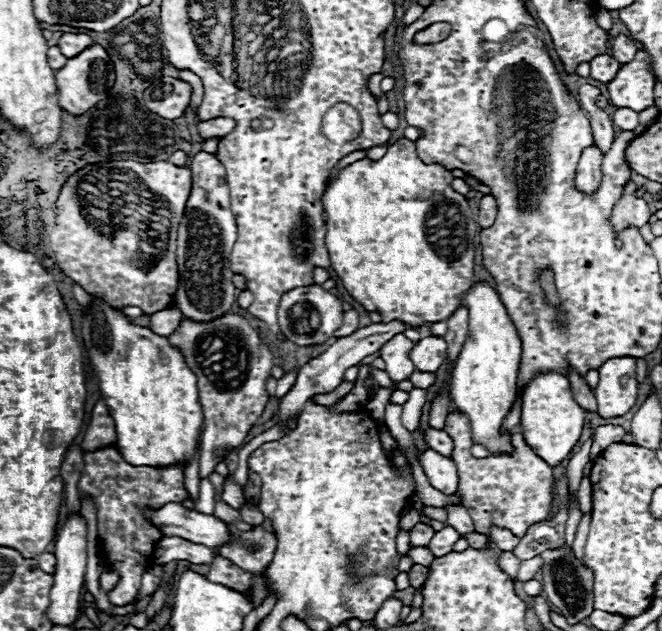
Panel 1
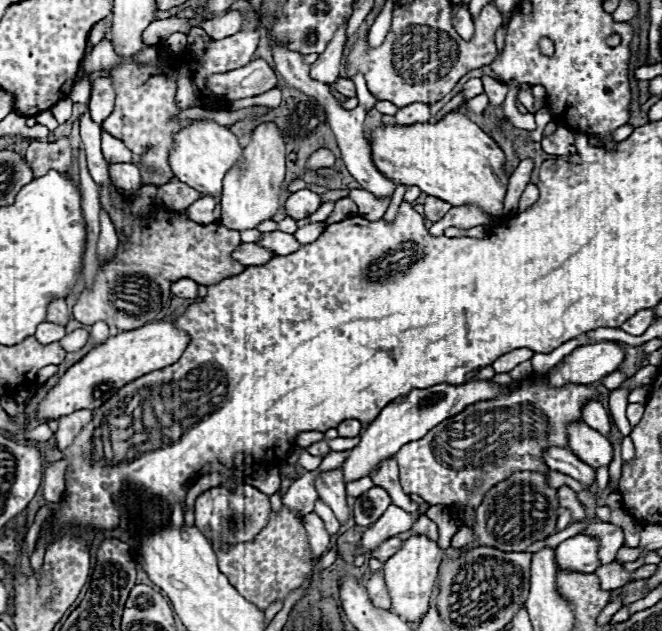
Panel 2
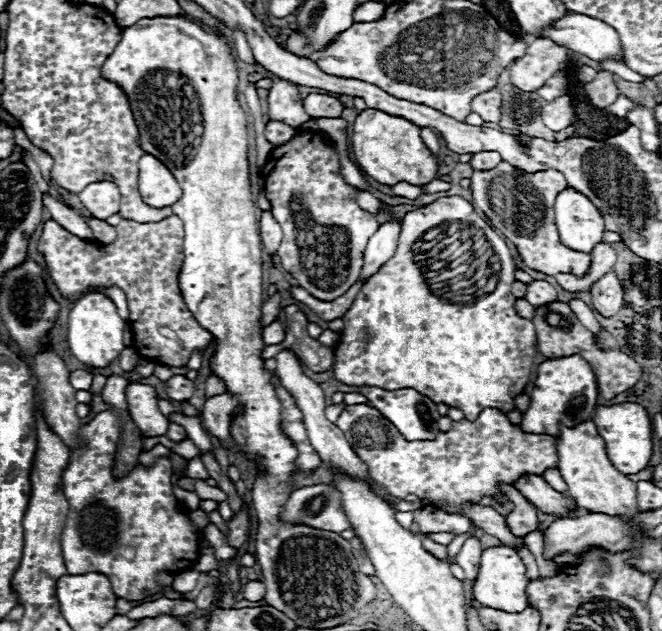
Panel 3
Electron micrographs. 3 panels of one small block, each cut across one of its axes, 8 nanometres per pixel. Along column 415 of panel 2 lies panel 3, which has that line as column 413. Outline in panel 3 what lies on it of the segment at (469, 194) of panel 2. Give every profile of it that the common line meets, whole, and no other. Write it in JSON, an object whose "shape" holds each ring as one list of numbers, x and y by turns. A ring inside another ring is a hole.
{"shape":[[360,110,352,122,352,150,358,166,376,182,394,186,408,182,412,186,424,186,438,174,438,162,420,138,420,128,400,116,390,116,380,110]]}

